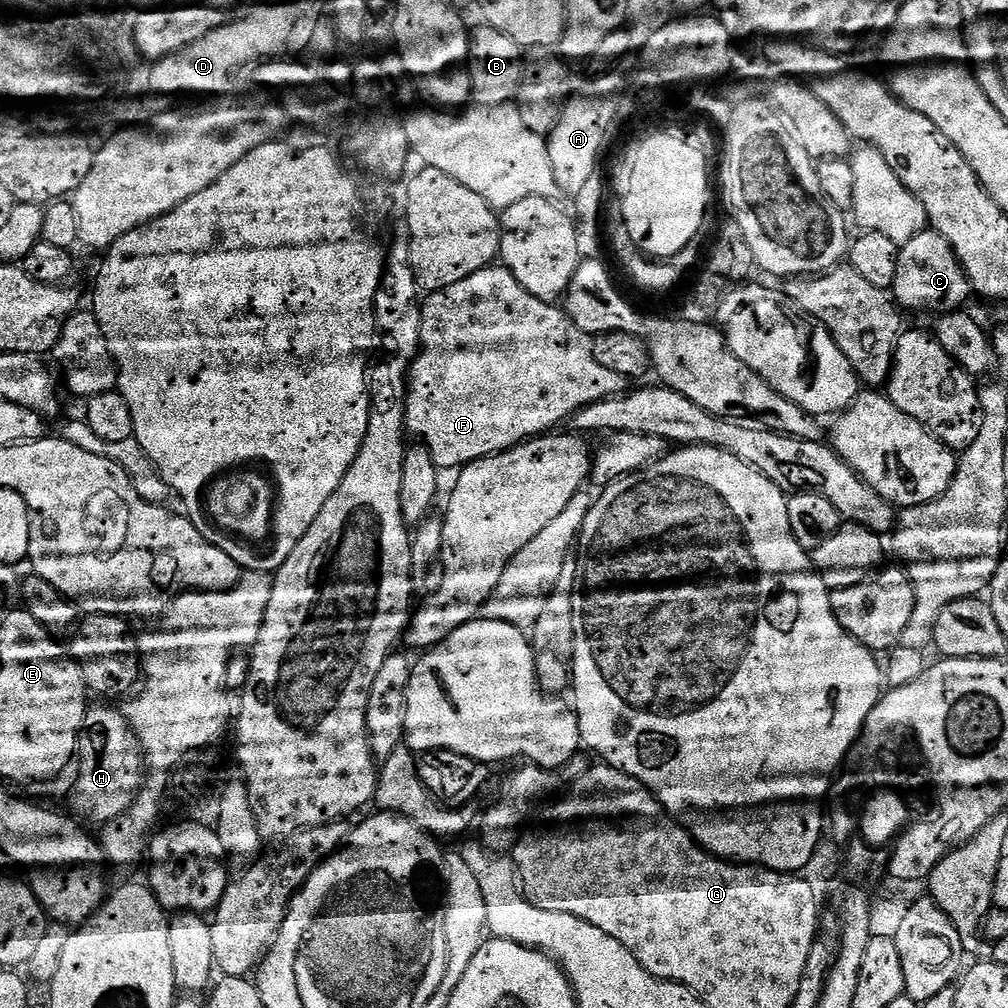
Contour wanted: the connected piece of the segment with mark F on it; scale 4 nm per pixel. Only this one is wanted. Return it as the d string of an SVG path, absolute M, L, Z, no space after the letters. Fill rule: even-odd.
M489 266L478 270L478 274L470 274L470 278L462 278L462 282L454 282L454 286L446 286L446 290L440 290L440 296L429 295L425 300L420 309L420 350L410 364L412 381L407 381L406 384L406 428L411 435L413 432L420 439L417 441L428 449L436 467L441 470L459 470L470 462L493 456L495 452L504 452L515 444L523 444L533 436L551 433L555 424L560 424L563 420L564 423L571 421L572 415L578 410L599 400L621 395L625 391L624 376L609 370L607 366L602 366L602 362L594 358L593 337L578 330L568 313L555 303L534 298L534 294L527 292L518 282L518 278L514 278L514 274L510 274L503 266Z

